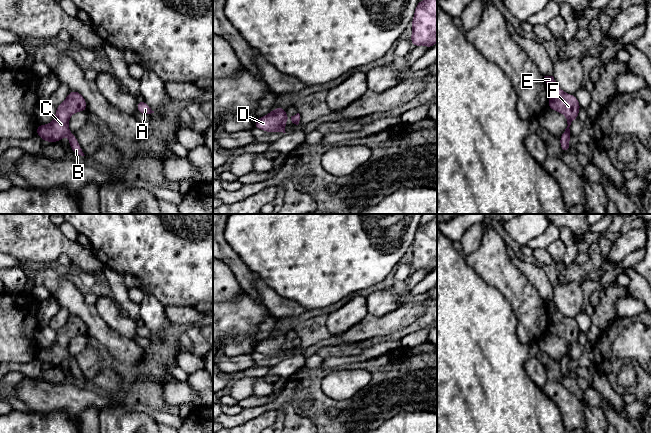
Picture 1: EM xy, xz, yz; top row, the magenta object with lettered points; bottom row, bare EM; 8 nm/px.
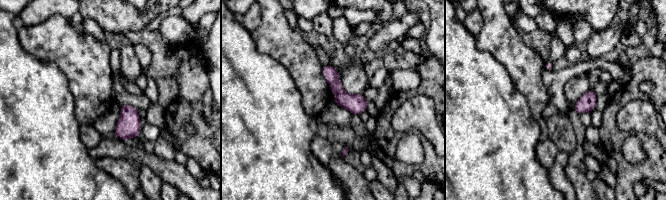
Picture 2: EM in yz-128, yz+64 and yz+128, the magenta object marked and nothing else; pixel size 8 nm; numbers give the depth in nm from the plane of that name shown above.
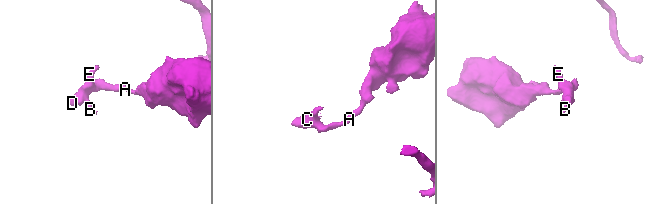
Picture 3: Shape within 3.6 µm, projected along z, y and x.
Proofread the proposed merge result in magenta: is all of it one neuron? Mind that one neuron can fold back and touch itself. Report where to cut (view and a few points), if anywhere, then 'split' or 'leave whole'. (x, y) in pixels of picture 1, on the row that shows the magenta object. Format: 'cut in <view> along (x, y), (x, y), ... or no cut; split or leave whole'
no cut; leave whole

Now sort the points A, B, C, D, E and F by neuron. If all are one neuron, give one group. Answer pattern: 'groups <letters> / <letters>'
groups A B C D E F

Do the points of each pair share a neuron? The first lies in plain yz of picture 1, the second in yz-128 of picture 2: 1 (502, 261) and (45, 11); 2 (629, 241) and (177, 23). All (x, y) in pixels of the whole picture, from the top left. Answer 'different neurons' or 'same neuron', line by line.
1: different neurons
2: different neurons

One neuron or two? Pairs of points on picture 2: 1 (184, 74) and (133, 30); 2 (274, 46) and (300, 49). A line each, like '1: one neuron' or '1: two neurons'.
1: one neuron
2: one neuron

